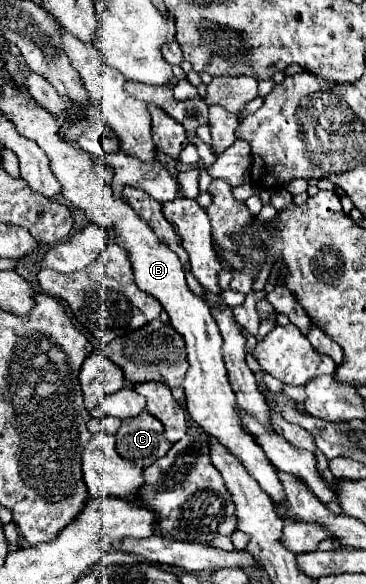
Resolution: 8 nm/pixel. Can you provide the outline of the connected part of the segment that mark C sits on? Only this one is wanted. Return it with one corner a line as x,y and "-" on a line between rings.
145,410
135,418
125,418
115,436
119,454
139,468
151,466
171,448
171,442
163,438
163,424

